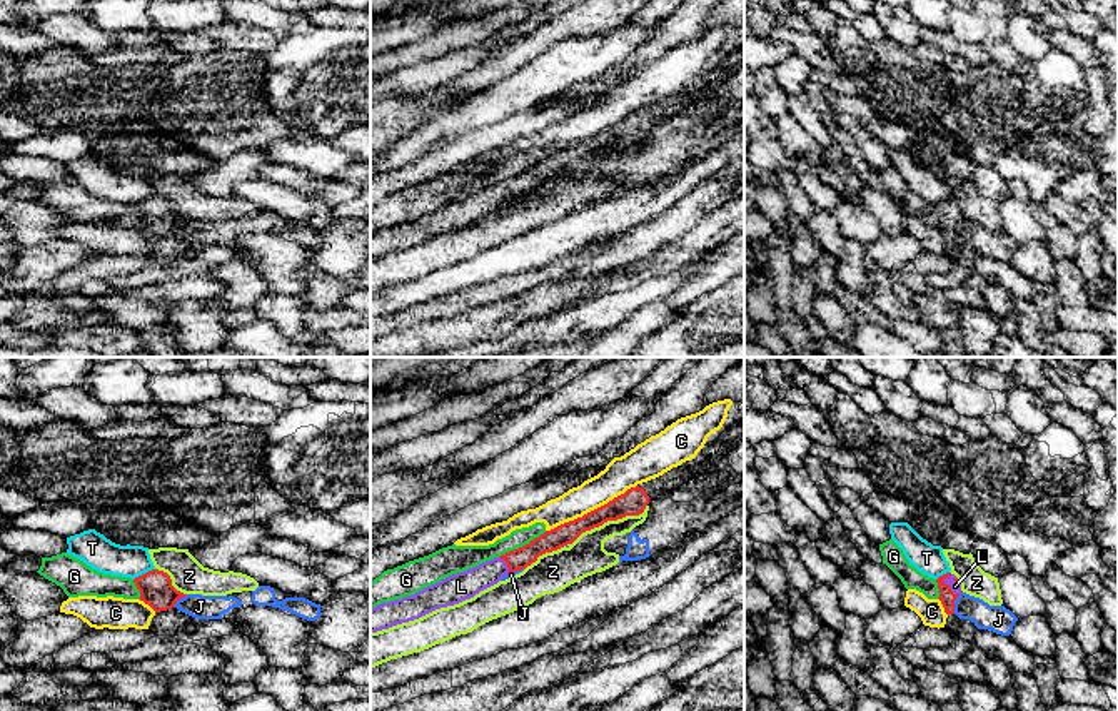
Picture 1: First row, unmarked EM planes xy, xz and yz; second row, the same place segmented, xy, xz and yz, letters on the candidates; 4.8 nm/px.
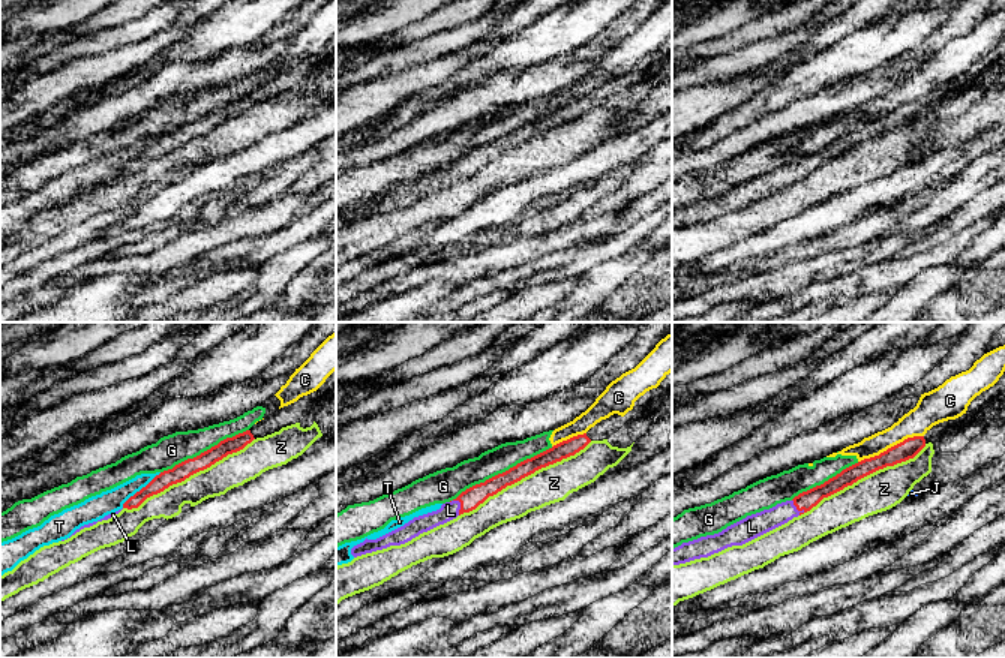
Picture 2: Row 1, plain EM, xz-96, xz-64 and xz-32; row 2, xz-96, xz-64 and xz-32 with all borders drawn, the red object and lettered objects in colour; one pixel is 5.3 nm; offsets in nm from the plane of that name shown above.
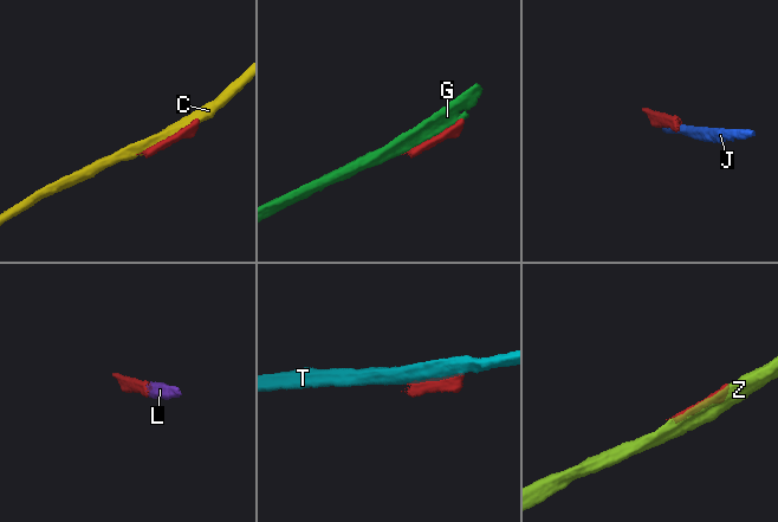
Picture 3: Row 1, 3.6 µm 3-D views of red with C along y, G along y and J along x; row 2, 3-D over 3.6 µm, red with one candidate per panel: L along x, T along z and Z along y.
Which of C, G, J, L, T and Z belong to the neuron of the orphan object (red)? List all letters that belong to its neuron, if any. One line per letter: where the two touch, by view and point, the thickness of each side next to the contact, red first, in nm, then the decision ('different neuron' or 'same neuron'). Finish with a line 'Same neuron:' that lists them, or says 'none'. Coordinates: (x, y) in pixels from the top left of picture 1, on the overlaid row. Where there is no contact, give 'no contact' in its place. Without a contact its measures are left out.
C: meets red in xz at (591, 511); 130 nm thick on the red side, 160 nm on the other; different neuron
G: meets red in xz at (523, 546); 100 nm thick on the red side, 100 nm on the other; different neuron
J: meets red in yz at (953, 603); 80 nm thick on the red side, 130 nm on the other; different neuron
L: meets red in yz at (950, 589); 80 nm thick on the red side, 50 nm on the other; same neuron
T: meets red in xy at (146, 573); 160 nm thick on the red side, 160 nm on the other; different neuron
Z: meets red in xz at (586, 529); 120 nm thick on the red side, 190 nm on the other; different neuron
Same neuron: L

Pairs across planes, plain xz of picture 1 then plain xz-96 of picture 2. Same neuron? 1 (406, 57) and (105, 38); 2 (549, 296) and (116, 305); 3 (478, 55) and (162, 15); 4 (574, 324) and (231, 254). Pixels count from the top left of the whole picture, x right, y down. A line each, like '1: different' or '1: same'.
1: different
2: different
3: same
4: same

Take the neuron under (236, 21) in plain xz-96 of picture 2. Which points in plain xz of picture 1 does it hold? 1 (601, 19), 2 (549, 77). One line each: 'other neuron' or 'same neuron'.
1: other neuron
2: same neuron

